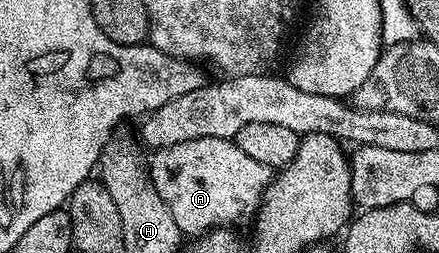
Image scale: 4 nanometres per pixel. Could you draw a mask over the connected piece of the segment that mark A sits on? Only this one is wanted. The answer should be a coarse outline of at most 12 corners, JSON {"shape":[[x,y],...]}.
{"shape":[[187,139],[147,168],[182,234],[256,214],[274,170]]}

